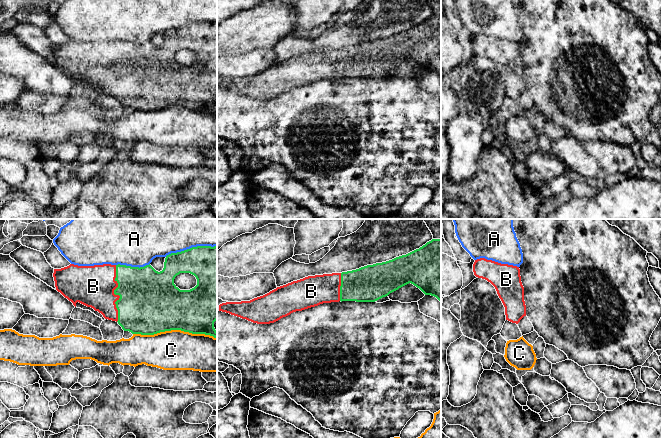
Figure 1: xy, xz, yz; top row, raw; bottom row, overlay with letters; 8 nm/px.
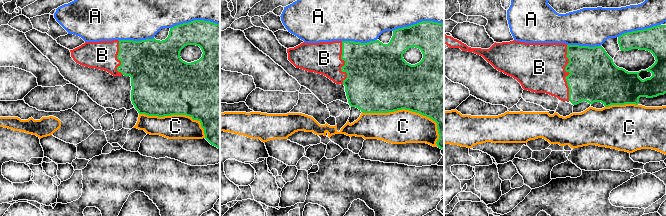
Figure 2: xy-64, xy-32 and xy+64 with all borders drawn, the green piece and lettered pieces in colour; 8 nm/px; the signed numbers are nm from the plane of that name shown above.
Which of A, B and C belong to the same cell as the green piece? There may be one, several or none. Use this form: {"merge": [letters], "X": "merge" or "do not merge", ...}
{"merge": ["B"], "A": "do not merge", "B": "merge", "C": "do not merge"}

